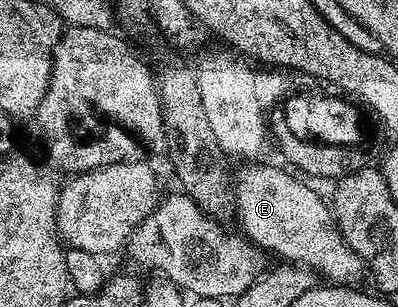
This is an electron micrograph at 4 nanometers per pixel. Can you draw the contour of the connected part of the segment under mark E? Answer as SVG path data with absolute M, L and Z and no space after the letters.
M247 164L243 170L243 175L233 186L233 214L243 225L242 233L246 235L258 247L262 248L268 255L276 254L277 259L284 263L298 264L300 267L306 267L312 272L323 273L328 283L354 287L359 277L364 277L365 267L362 259L354 254L344 242L339 230L335 225L335 218L332 214L332 207L314 190L306 181L298 177L293 178L283 170L271 166L255 166L259 164Z

